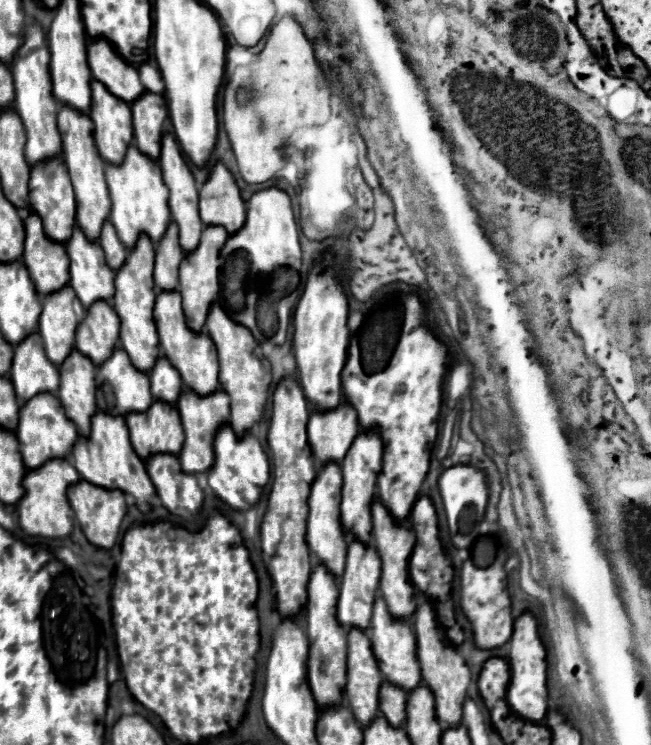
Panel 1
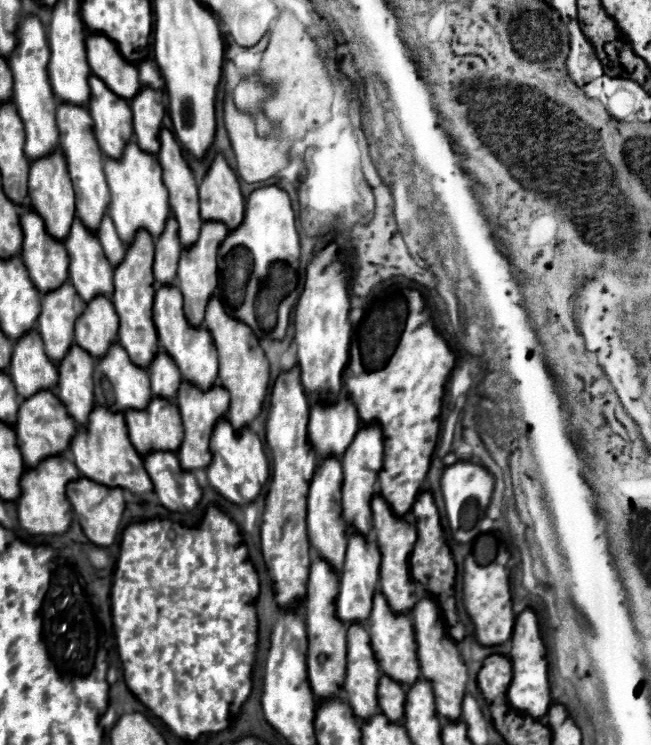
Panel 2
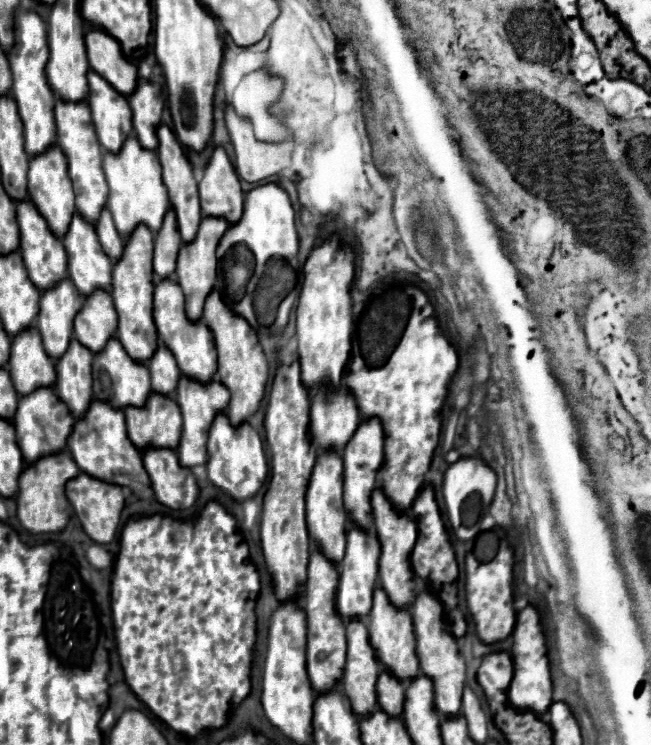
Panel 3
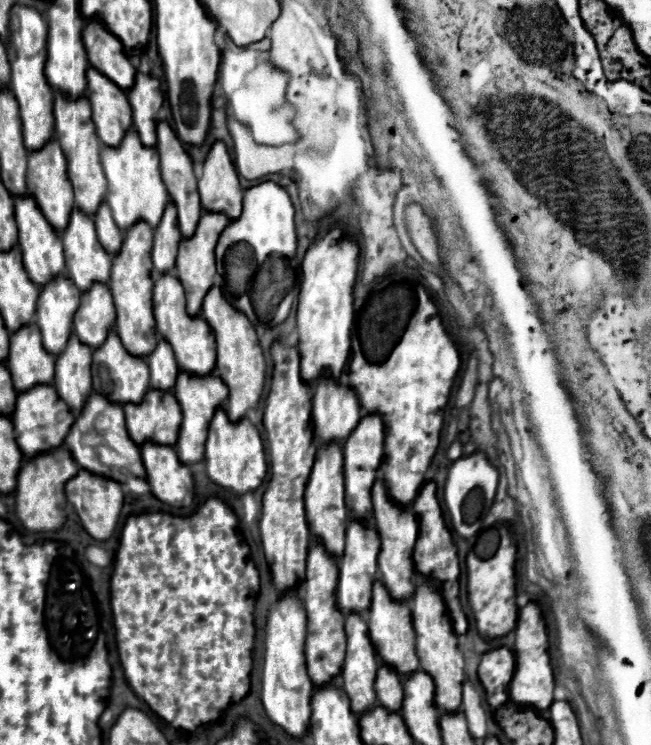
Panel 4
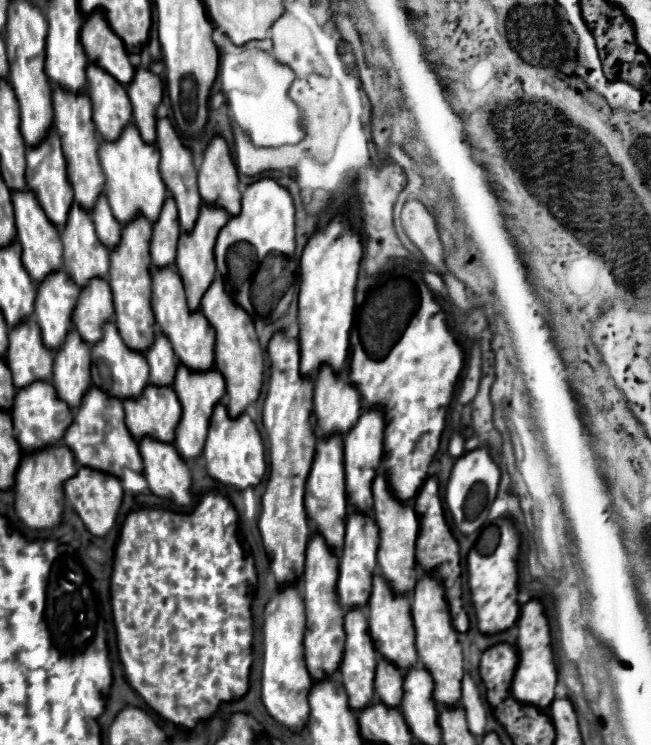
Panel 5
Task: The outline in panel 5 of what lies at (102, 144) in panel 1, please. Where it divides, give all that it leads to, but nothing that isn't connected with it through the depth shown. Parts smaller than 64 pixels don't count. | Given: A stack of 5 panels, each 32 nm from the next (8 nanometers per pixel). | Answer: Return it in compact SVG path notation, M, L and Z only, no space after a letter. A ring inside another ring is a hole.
M88 64L86 92L92 100L92 120L102 138L114 140L122 128L132 120L132 106L128 92L122 84L116 84L108 72L96 64Z

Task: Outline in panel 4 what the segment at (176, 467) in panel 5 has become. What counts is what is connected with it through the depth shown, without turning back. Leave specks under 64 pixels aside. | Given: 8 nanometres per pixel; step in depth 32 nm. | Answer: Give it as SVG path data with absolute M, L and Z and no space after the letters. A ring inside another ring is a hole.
M144 444L140 454L150 490L156 498L176 508L190 506L194 502L192 472L180 464L174 448L156 448L156 444Z

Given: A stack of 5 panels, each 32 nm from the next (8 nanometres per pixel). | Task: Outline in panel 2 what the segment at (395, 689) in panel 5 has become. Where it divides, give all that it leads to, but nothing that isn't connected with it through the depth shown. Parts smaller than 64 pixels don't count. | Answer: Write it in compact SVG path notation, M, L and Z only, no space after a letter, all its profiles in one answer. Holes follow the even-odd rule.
M380 676L380 688L378 688L378 706L380 710L392 720L400 722L404 718L404 702L406 702L406 688L396 684L394 680L388 680L388 676Z

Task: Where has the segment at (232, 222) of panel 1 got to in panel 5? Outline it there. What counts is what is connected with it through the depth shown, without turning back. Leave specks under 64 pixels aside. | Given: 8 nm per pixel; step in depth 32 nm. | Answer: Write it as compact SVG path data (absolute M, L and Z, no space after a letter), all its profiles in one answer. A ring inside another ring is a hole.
M214 136L206 150L198 172L198 190L202 202L222 206L230 216L240 212L240 180L230 154L230 146L222 136Z

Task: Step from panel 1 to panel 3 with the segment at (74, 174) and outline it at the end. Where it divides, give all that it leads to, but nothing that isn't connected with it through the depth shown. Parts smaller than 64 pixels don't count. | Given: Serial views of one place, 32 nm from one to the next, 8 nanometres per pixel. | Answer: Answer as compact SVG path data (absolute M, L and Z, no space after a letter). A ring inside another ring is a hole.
M58 98L56 106L54 106L54 116L56 116L58 144L68 160L68 176L72 180L74 194L76 194L76 210L86 220L96 224L100 210L108 198L108 184L106 184L104 170L102 170L102 148L100 148L100 142L96 140L94 124L90 118L90 106L88 106L88 102L68 104L66 100Z

